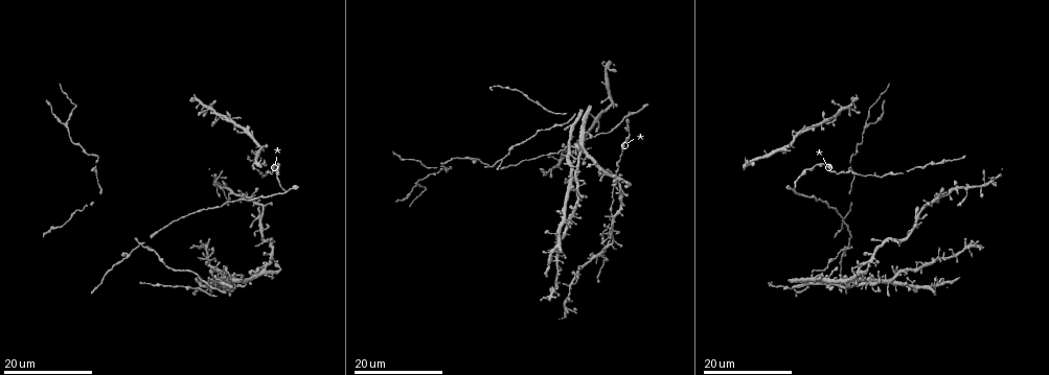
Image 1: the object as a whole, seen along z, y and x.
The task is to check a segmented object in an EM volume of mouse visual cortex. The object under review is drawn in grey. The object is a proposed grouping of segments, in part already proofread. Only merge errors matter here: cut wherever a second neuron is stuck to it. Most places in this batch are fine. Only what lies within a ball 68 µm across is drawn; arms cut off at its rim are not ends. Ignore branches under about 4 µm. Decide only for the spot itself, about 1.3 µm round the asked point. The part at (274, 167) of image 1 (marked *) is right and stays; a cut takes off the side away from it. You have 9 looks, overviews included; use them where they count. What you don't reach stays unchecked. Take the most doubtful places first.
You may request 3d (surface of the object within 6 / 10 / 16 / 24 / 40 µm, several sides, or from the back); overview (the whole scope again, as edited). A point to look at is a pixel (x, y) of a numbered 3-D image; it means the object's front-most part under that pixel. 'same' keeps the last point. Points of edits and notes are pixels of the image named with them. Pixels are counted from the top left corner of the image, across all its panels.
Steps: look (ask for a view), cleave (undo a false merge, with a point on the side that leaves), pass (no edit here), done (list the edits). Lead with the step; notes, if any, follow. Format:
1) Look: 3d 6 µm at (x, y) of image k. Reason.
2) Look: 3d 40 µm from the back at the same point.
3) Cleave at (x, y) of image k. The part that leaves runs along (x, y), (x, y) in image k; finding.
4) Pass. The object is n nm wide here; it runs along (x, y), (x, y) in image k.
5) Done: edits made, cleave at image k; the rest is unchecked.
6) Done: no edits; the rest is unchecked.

Look: 3d 24 µm at (867, 125) of image 1. Three-way junction.

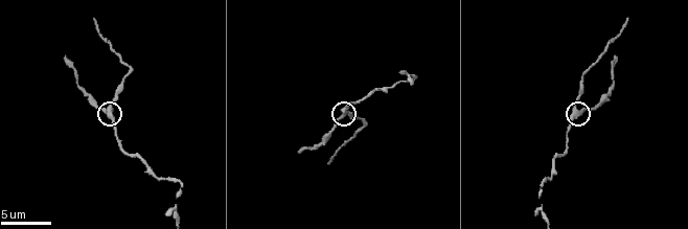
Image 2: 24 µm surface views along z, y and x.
Look: 3d 6 µm at (341, 115) of image 2.

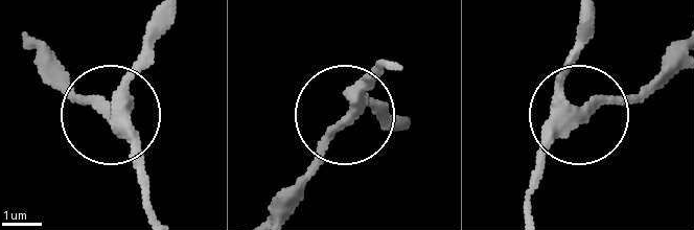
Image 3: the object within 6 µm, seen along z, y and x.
Look: 3d 6 µm from the back at (578, 114) of image 3. From behind.

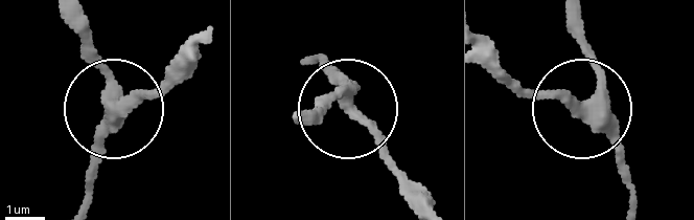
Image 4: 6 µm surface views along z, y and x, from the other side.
Pass. 3 arms meet here; continuous, no second neuron.

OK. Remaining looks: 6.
Look: 3d 16 µm at (848, 244) of image 1. Three-way junction.

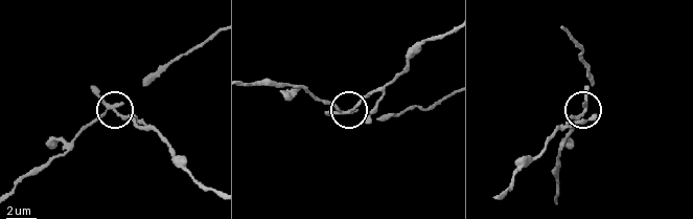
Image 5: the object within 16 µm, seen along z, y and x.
Look: 3d 10 µm at (112, 110) of image 5. Zoom in.

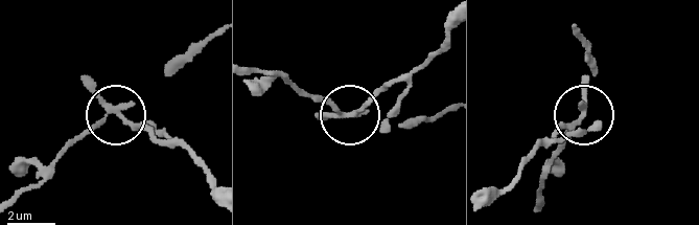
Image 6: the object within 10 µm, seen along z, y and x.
Cleave at (87, 82) of image 6. The object is 180 nm wide here; two neurons meet here.

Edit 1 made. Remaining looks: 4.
Look: overview.

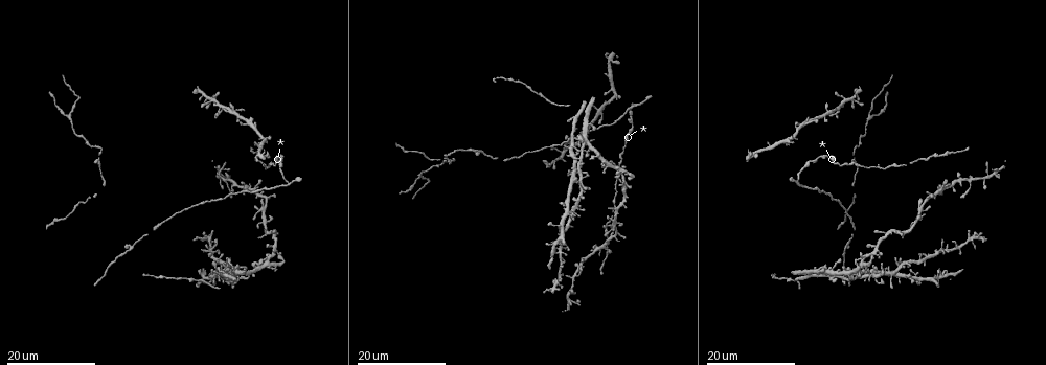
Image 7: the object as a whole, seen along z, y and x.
Look: 3d 16 µm at (845, 246) of image 7. Branch point.

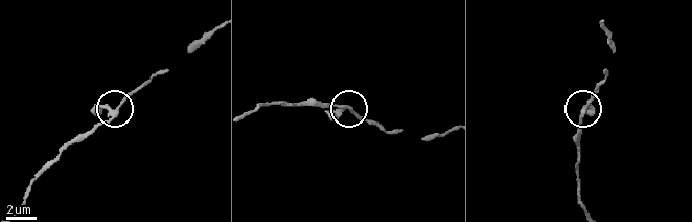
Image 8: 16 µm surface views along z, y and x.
Look: 3d 10 µm at (108, 108) of image 8.

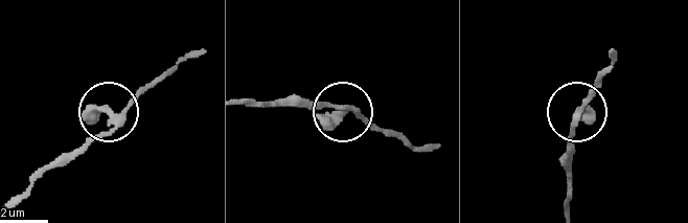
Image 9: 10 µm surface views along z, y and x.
Pass. 3 arms meet here; it runs along (196, 50), (108, 114), (66, 164) in image 9; all the same neuron.

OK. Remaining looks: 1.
Done: edits made, cleave at image 6; the rest is unchecked.

